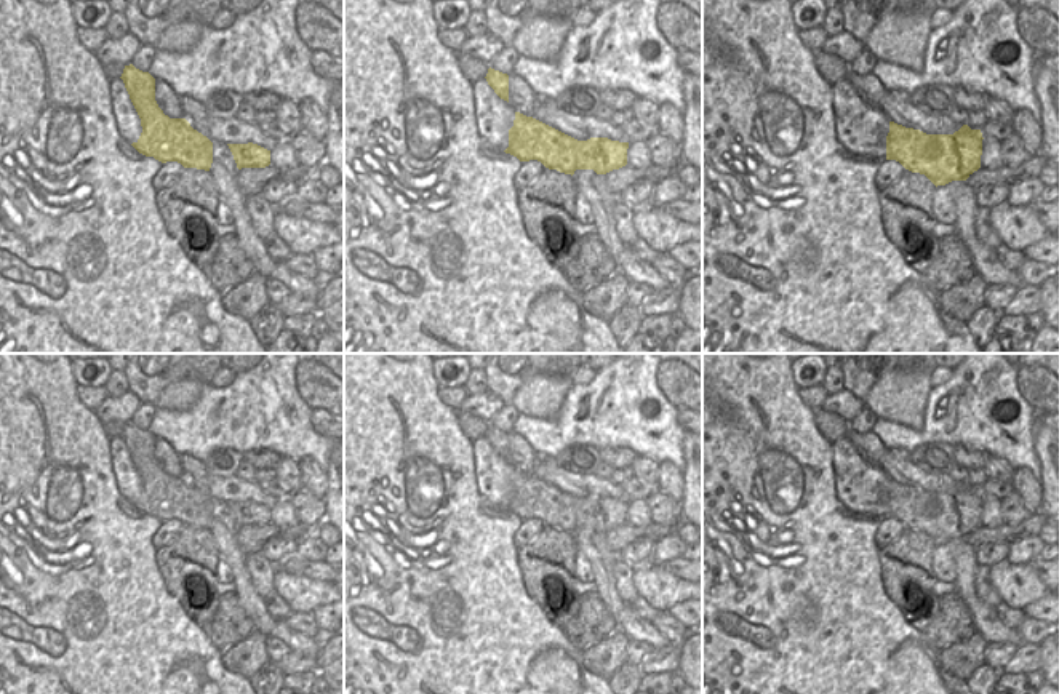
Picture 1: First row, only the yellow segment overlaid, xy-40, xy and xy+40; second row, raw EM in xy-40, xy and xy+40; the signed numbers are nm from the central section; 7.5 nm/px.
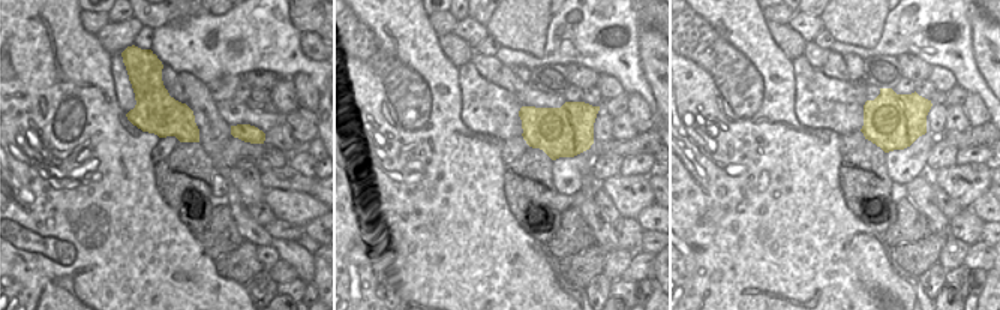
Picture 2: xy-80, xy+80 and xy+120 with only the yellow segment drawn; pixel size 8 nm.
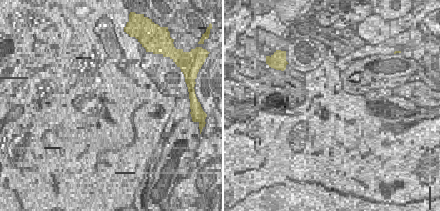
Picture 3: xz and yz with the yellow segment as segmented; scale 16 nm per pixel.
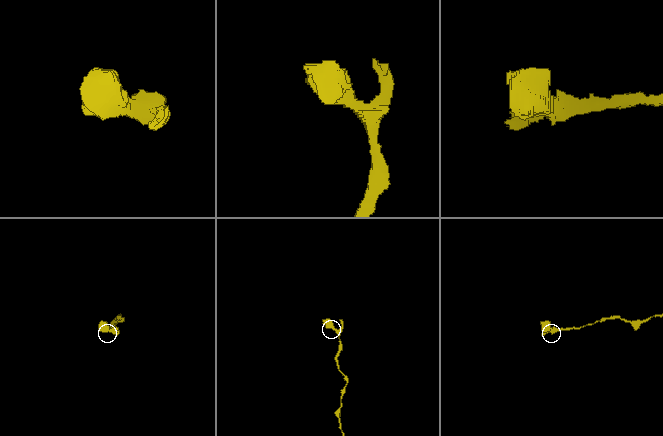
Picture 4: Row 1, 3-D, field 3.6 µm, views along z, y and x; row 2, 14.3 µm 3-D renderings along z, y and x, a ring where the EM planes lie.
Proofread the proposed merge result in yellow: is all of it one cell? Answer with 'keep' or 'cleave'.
keep

